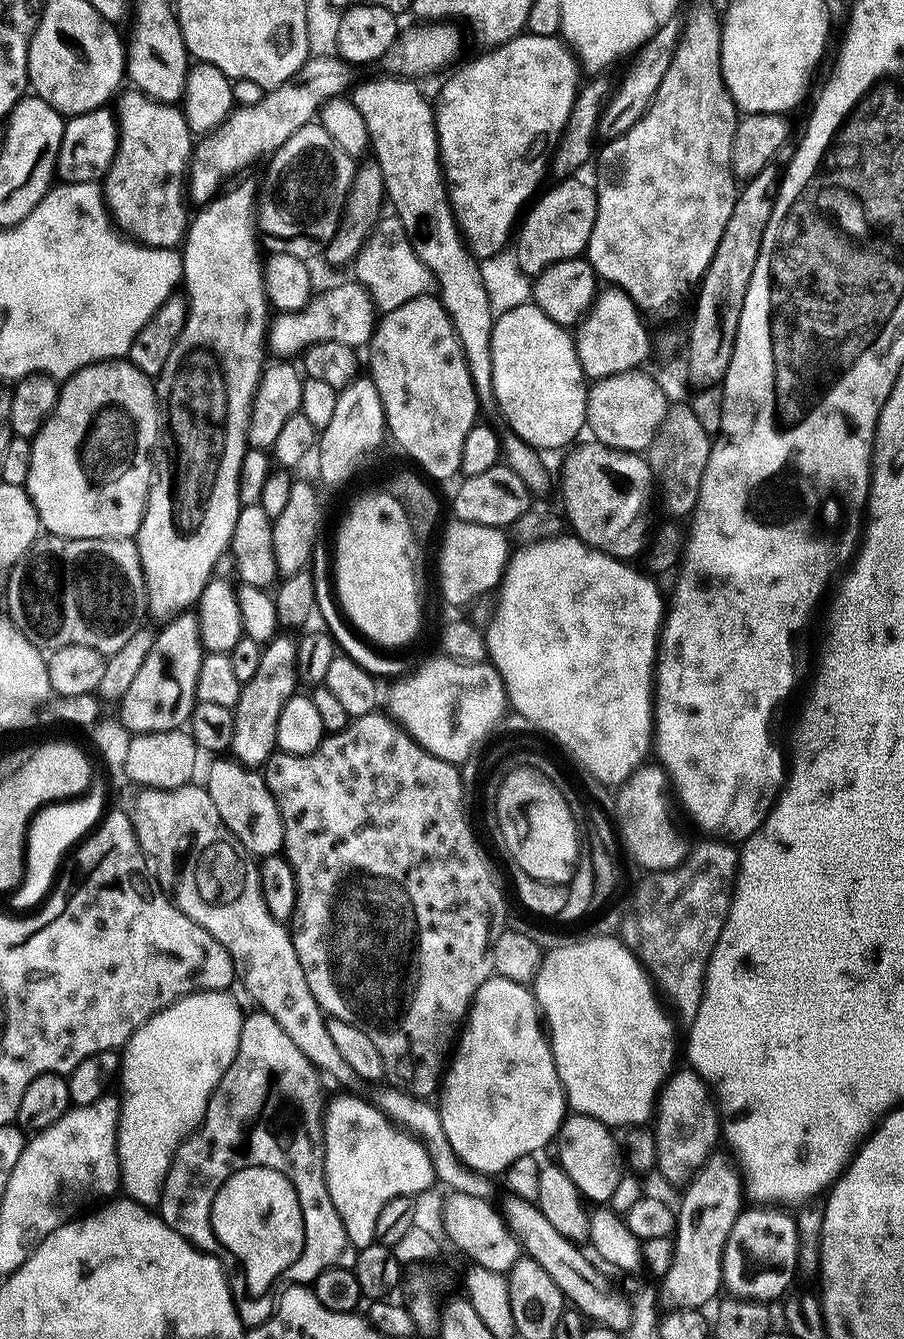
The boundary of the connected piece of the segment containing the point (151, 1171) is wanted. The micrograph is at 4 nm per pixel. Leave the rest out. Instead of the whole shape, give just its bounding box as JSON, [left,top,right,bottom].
[116,991,245,1206]

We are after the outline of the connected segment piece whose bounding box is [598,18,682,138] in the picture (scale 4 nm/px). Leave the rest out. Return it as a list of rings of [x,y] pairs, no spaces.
[[[679,19],[667,20],[662,27],[645,43],[641,45],[635,53],[632,66],[624,76],[624,81],[620,85],[615,85],[610,99],[604,105],[600,113],[600,123],[598,125],[601,133],[605,132],[605,137],[622,136],[642,118],[642,114],[650,106],[658,86],[662,86],[662,78],[666,78],[666,70],[670,70],[670,62],[674,59],[674,50],[678,46],[682,33],[682,24]]]

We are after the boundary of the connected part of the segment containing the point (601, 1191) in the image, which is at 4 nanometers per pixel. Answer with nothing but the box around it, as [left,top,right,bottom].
[558,1114,626,1202]

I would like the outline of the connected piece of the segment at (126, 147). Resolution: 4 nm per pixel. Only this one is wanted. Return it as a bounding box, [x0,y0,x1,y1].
[102,92,194,249]

